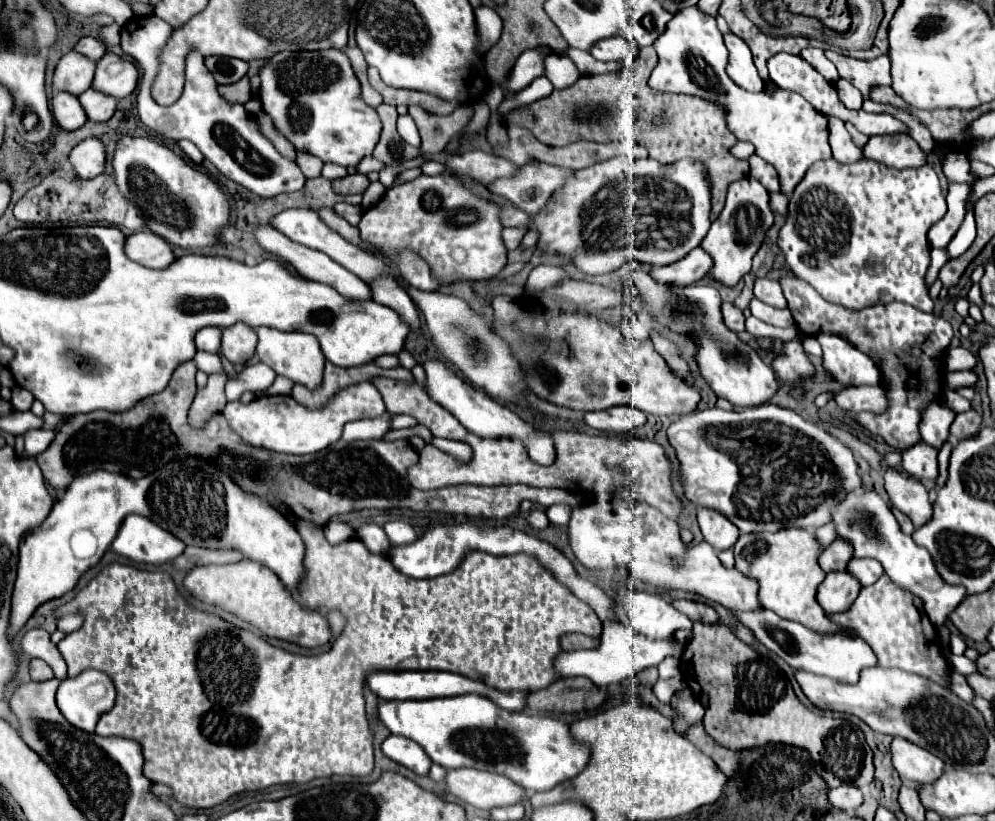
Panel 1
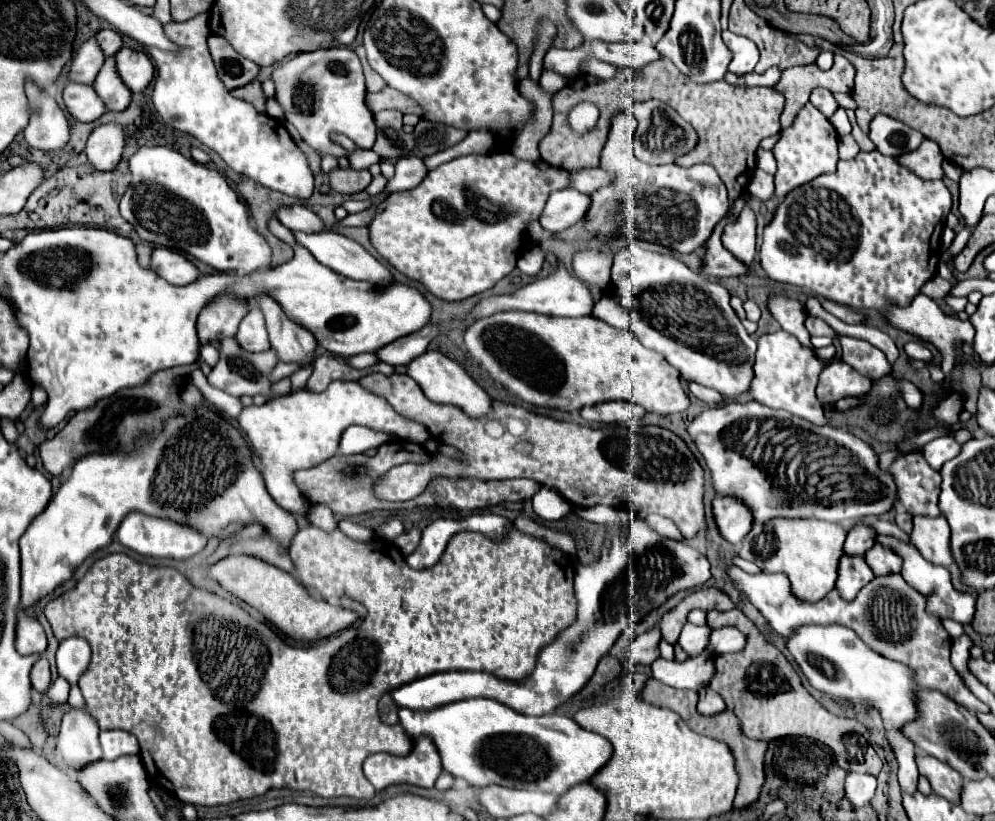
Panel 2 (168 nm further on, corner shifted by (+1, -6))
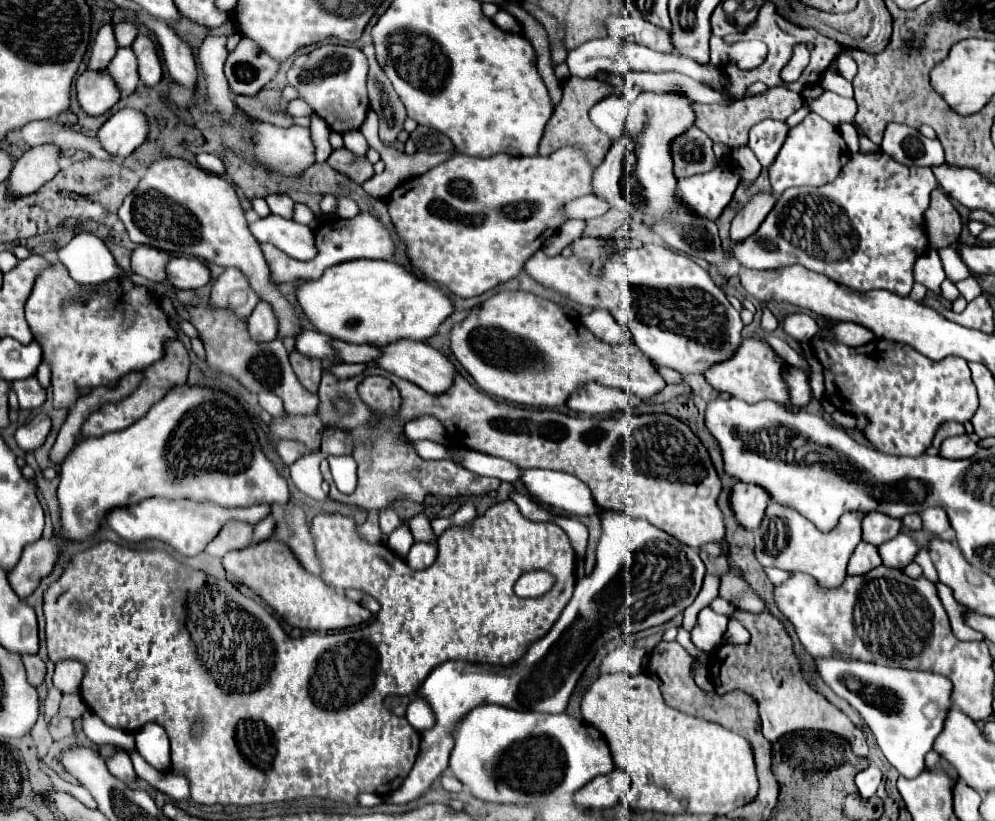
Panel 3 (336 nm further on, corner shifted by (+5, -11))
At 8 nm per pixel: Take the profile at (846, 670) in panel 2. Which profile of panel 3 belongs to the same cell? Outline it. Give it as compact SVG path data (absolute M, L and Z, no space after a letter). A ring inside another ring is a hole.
M841 656L815 658L815 674L861 714L877 738L879 750L901 776L915 778L925 770L925 754L943 730L945 714L951 708L951 682L945 676L861 660L841 660Z

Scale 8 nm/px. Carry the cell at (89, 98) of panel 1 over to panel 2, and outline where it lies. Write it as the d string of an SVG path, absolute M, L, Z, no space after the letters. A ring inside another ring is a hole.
M107 57L95 83L93 83L95 91L101 95L101 99L107 103L109 109L115 109L115 111L123 111L129 101L131 101L131 91L129 87L123 83L121 75L117 73L117 67L115 67L115 57Z

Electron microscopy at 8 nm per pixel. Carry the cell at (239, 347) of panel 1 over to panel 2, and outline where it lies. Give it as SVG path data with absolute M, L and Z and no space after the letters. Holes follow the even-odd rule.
M253 307L249 315L245 315L235 339L241 343L241 347L245 347L245 351L265 351L271 347L265 329L265 317L259 307Z

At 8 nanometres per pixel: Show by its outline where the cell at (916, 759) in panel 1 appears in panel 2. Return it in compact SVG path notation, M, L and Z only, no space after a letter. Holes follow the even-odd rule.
M917 753L917 765L919 765L919 773L927 775L931 789L937 795L945 797L953 805L961 803L963 777L961 777L959 771L955 771L947 763L939 761L937 757L931 757L931 755L925 755L925 753Z

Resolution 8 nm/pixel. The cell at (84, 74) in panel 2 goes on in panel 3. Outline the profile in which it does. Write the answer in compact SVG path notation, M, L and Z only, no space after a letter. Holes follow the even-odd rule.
M105 24L95 36L95 42L91 44L91 54L87 62L87 70L105 70L109 60L115 56L117 44L113 36L113 26Z

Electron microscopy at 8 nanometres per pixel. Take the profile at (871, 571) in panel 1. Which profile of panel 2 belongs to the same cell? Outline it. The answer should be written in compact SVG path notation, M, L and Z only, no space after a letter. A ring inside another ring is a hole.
M877 543L873 549L869 549L865 553L865 559L869 559L869 565L873 567L875 575L887 575L887 573L901 571L901 557L893 549L889 549L881 543Z

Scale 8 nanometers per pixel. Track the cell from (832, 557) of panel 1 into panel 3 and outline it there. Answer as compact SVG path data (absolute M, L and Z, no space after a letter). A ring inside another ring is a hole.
M869 512L861 522L861 538L867 544L881 546L883 542L895 538L901 530L901 520L889 518L881 512Z

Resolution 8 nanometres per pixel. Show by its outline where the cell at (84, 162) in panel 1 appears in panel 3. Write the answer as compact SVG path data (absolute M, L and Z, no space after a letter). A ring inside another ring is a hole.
M139 110L115 112L97 132L97 140L103 150L117 158L127 158L147 138L147 118Z

